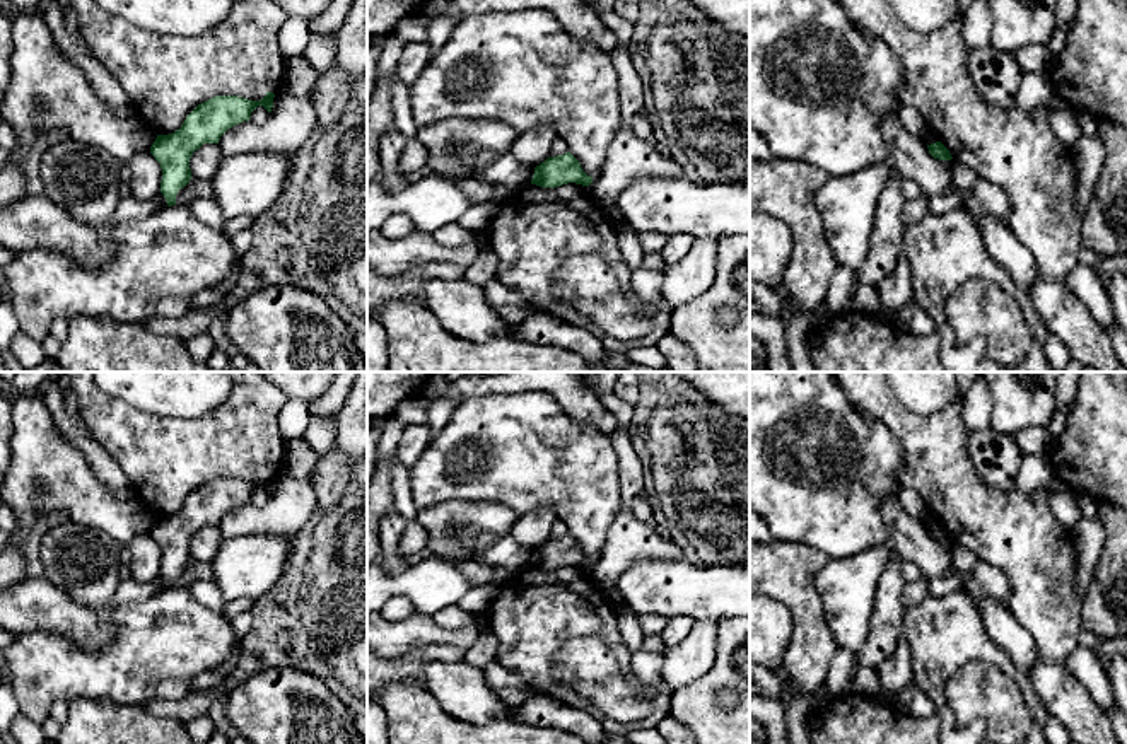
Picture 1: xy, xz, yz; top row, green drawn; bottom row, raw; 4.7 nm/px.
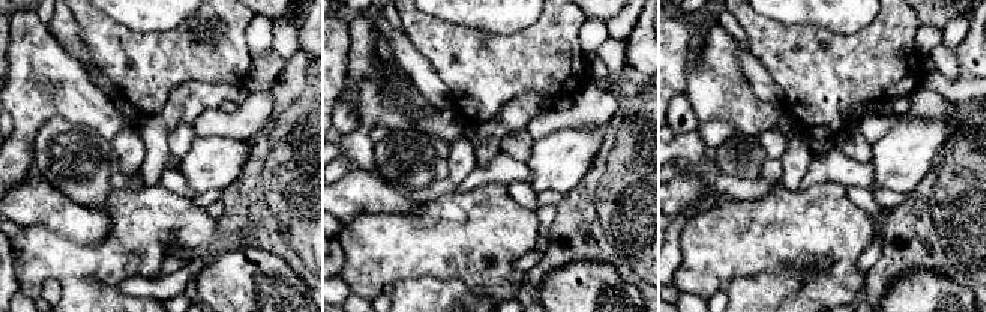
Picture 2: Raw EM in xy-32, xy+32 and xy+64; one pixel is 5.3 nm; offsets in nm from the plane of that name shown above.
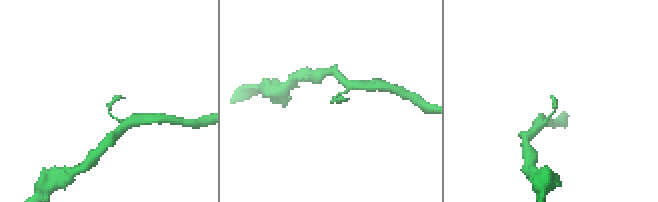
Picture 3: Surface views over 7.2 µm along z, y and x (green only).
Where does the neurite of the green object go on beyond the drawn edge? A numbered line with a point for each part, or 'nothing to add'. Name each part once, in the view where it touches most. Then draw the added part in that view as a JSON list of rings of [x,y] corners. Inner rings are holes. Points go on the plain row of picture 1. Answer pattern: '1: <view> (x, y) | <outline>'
nothing to add

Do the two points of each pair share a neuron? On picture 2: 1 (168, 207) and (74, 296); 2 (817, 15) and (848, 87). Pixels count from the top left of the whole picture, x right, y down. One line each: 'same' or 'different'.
1: different
2: different

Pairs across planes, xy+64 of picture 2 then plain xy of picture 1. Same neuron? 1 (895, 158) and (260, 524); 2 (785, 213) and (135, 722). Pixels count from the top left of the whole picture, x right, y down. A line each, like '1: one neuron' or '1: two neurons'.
1: two neurons
2: two neurons

